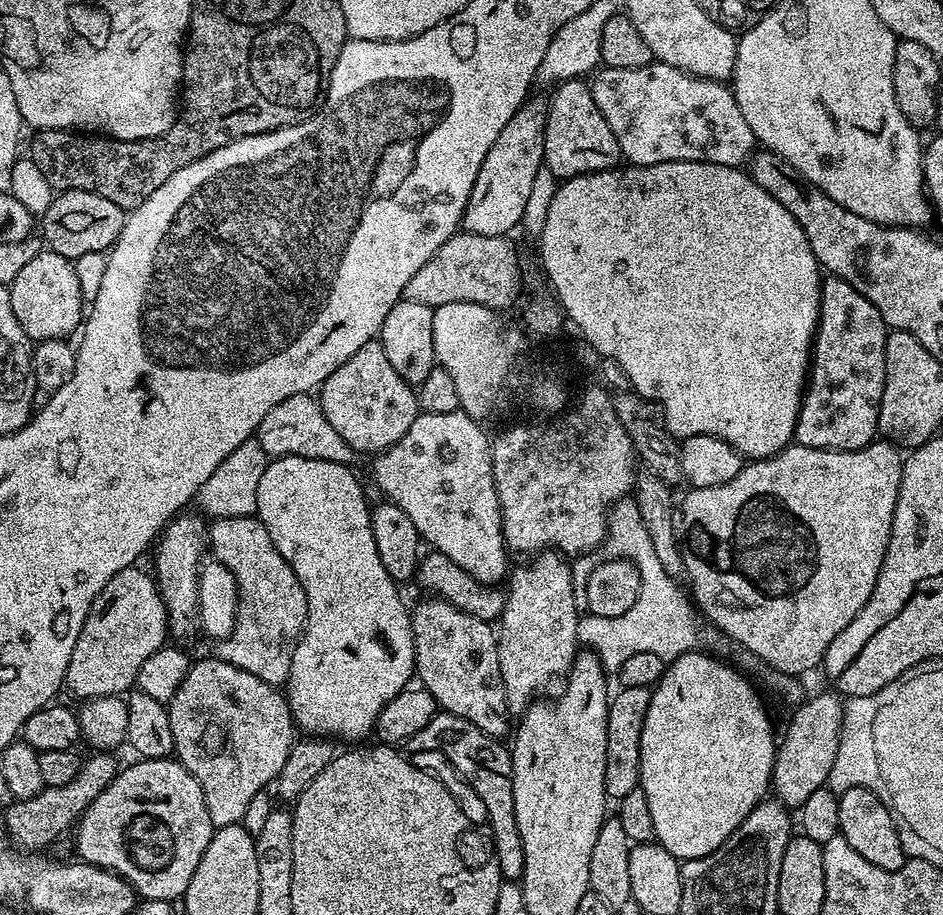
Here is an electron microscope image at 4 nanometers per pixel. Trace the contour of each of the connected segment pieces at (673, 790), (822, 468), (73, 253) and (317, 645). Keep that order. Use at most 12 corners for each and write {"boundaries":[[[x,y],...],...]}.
{"boundaries":[[[693,650],[652,688],[655,843],[720,849],[769,795],[777,733],[743,671]],[[891,442],[689,487],[699,615],[800,678],[888,553]],[[86,190],[56,194],[42,215],[51,251],[107,253],[125,209]],[[269,459],[256,516],[308,595],[299,731],[360,742],[412,617],[348,464]]]}

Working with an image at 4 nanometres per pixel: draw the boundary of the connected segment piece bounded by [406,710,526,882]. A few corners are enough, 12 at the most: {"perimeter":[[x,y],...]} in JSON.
{"perimeter":[[440,710],[409,753],[441,752],[480,795],[500,875],[523,877],[512,754]]}

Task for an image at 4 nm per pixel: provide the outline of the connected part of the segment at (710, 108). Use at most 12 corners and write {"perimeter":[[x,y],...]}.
{"perimeter":[[669,64],[590,87],[629,165],[740,168],[758,145],[731,87]]}

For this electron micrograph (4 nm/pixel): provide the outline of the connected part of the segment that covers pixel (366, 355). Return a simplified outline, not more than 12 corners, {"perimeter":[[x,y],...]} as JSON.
{"perimeter":[[379,339],[324,380],[326,420],[356,454],[394,446],[420,412]]}

